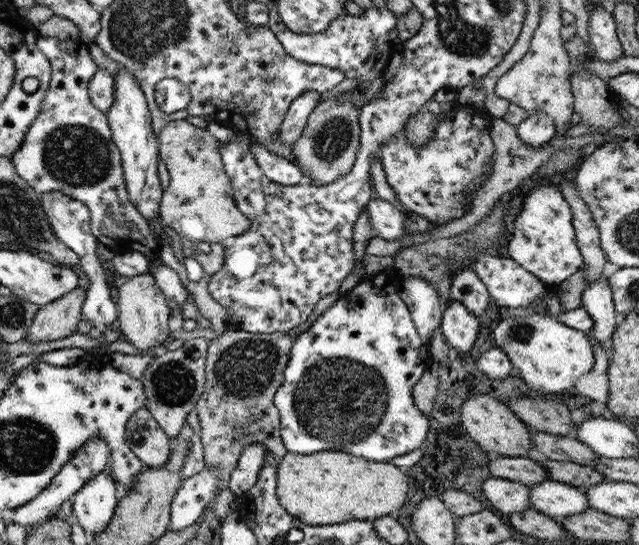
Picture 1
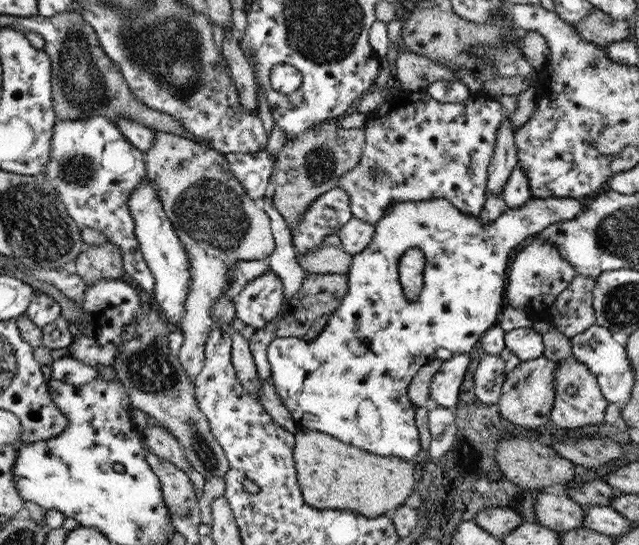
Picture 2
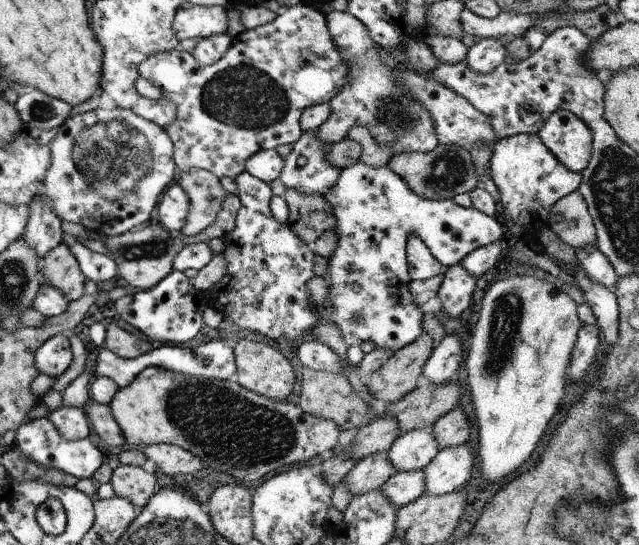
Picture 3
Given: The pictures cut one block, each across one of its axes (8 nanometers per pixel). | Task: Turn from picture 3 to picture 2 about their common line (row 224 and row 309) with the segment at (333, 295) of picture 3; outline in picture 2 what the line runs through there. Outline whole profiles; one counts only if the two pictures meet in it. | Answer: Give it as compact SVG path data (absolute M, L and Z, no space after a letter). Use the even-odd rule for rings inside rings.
M587 197L578 198L530 198L521 206L514 209L505 209L495 220L482 223L479 217L474 217L468 214L460 213L450 202L445 199L427 199L417 202L396 202L393 203L389 210L374 224L374 235L371 242L358 254L351 258L349 271L347 276L347 291L343 296L342 302L328 316L327 323L323 330L311 341L303 341L303 338L273 338L266 348L266 358L270 368L270 381L274 386L277 397L281 400L283 407L288 410L295 426L300 429L315 430L323 434L328 434L337 440L341 440L343 444L351 444L355 448L367 450L371 454L377 456L399 456L405 460L411 461L411 457L415 456L420 450L420 442L418 441L418 430L415 429L413 413L415 406L411 404L407 398L407 387L411 377L425 364L434 354L436 348L444 348L449 352L467 353L473 355L474 347L477 345L479 337L485 330L492 327L497 322L497 318L501 310L505 306L504 289L505 284L505 265L507 264L508 253L527 236L537 234L541 229L555 224L575 218L579 214L589 200ZM410 248L418 248L423 254L423 269L421 269L422 286L419 291L419 297L413 302L407 301L403 290L398 280L397 264L399 259L405 253L405 250Z

